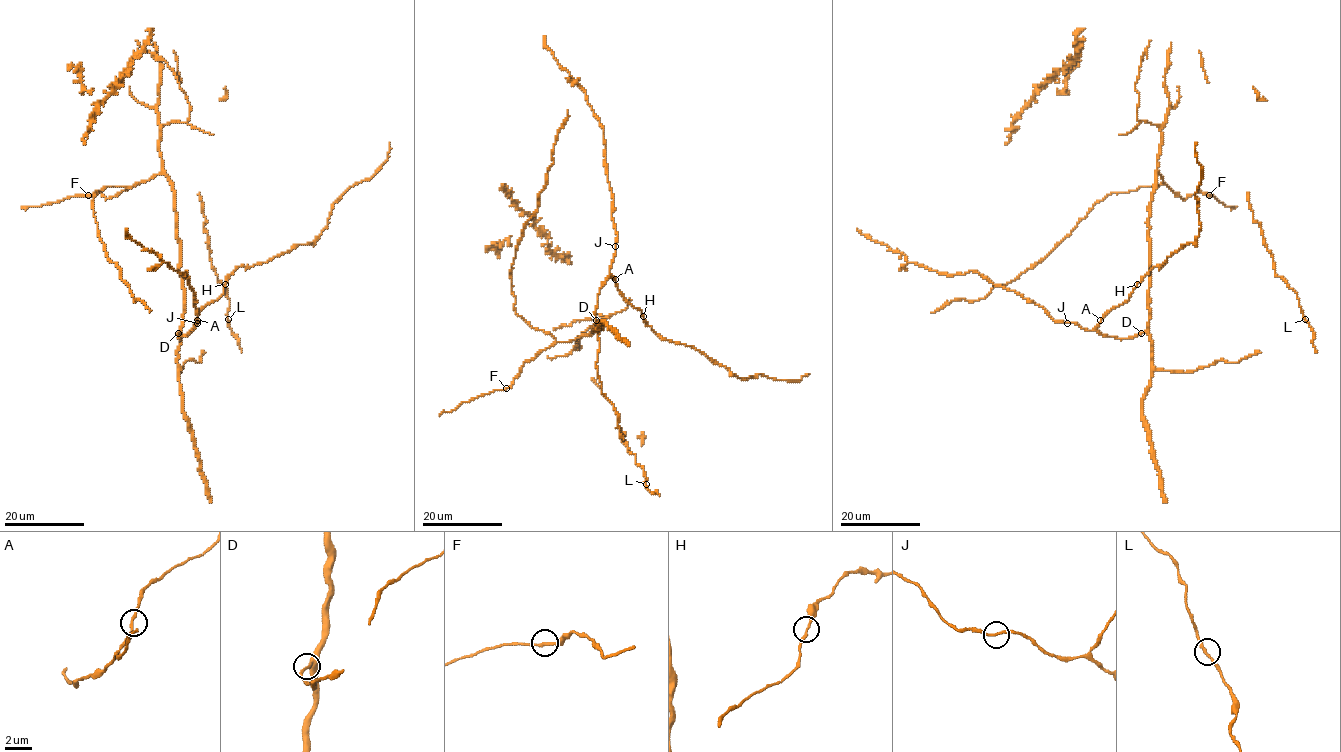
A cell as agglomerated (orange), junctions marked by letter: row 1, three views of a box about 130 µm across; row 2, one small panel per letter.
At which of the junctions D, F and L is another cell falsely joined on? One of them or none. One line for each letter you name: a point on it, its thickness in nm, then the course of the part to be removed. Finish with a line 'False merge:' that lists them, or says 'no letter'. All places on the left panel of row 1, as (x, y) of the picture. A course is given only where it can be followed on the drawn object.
False merge: no letter

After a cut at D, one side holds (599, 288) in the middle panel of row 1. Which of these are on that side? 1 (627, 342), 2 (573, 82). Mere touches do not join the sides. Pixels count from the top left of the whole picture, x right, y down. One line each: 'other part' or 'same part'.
1: other part
2: same part

